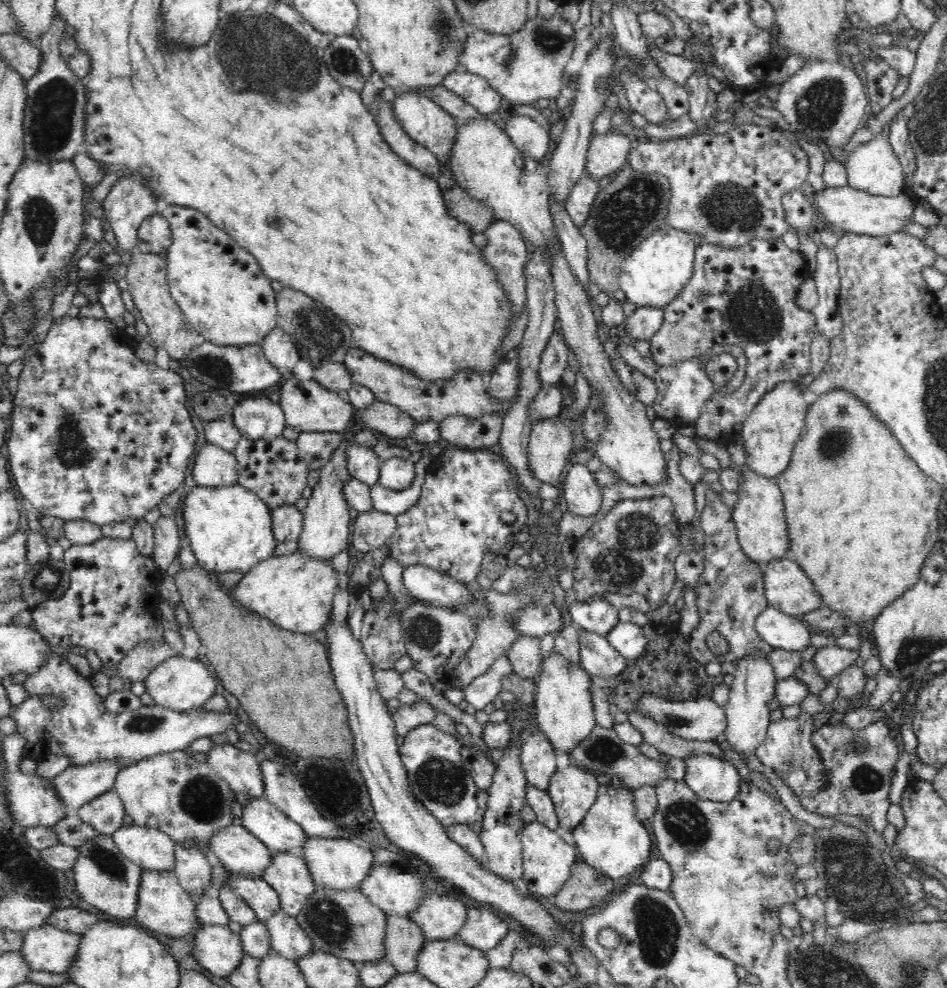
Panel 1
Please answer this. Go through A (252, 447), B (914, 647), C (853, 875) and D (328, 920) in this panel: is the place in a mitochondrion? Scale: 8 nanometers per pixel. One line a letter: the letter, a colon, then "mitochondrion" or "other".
A: other
B: mitochondrion
C: mitochondrion
D: mitochondrion

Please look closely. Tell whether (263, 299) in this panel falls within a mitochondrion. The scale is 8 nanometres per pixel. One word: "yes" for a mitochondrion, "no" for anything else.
no

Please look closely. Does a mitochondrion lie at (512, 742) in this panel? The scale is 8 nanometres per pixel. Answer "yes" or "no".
no

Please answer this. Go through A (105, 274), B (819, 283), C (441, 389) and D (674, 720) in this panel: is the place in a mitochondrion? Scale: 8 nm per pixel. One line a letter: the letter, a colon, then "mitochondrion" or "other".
A: other
B: other
C: other
D: mitochondrion

